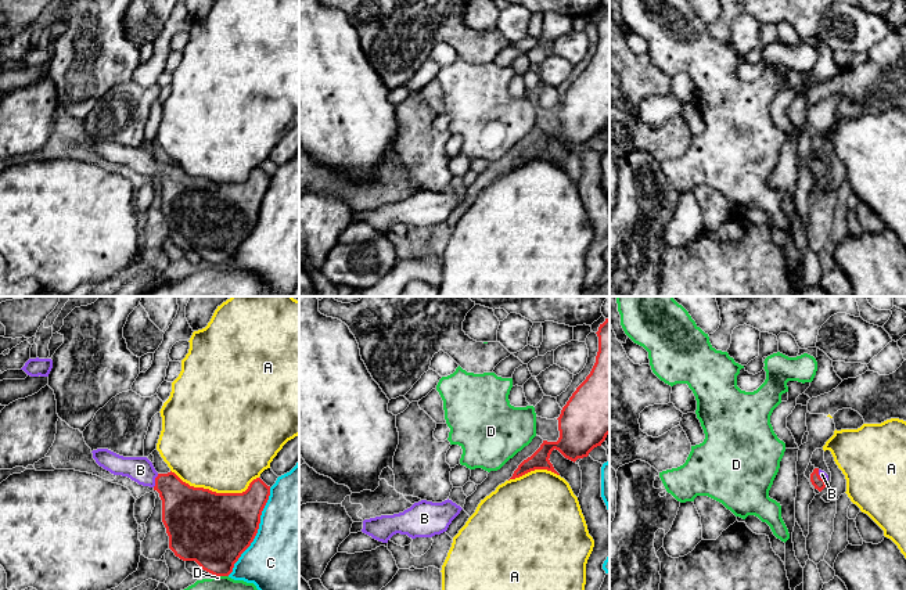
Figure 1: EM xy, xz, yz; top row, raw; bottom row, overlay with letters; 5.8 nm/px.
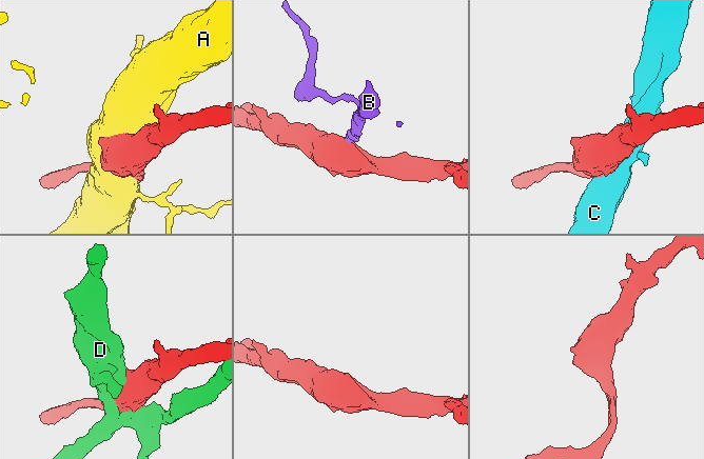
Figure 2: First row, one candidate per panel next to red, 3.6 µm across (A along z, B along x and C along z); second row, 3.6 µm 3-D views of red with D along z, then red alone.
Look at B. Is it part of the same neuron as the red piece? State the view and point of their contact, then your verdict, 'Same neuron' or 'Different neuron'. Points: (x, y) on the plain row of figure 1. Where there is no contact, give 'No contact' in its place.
Touches red at xy (155, 171). Same neuron

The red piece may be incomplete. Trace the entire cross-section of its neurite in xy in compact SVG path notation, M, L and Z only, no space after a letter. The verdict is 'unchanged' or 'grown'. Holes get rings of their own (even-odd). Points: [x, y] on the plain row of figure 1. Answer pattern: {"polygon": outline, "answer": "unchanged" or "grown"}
{"polygon": "M108 138L93 140L93 148L114 165L127 166L159 183L162 212L169 226L169 238L183 251L195 251L215 266L229 266L241 244L254 231L262 201L270 186L270 176L254 169L242 183L216 183L183 172L175 162L158 163L147 147L123 147Z", "answer": "grown"}

